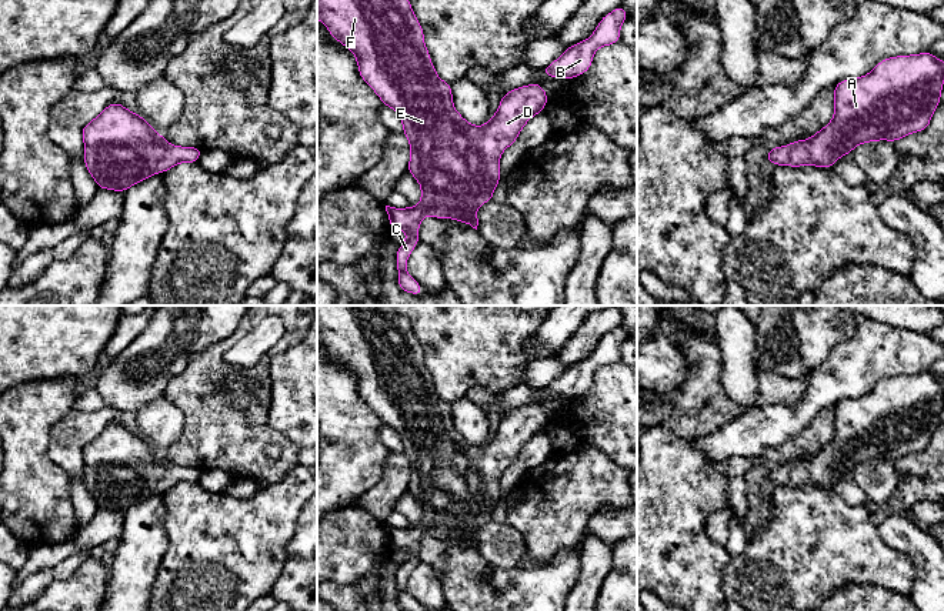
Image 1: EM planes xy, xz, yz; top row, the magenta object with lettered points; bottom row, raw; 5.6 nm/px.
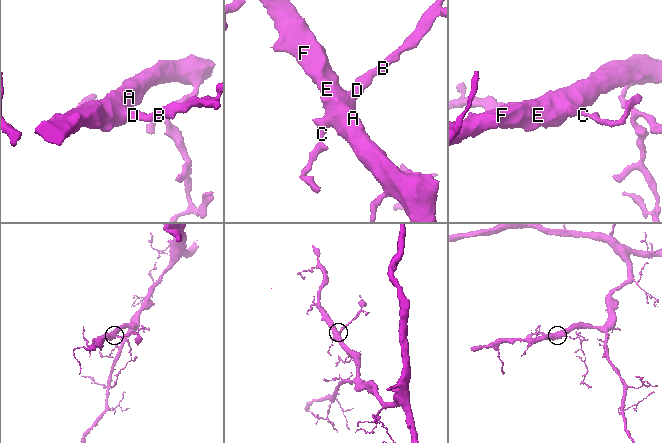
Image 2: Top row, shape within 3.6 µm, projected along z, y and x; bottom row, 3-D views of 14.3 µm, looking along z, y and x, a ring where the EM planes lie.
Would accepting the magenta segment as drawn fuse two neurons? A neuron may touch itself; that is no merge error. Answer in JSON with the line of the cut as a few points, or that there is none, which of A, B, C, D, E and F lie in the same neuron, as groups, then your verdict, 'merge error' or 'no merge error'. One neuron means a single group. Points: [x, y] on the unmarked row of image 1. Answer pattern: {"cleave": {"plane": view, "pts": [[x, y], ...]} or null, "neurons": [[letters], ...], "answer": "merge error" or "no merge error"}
{"cleave": null, "neurons": [["A", "B", "C", "D", "E", "F"]], "answer": "no merge error"}

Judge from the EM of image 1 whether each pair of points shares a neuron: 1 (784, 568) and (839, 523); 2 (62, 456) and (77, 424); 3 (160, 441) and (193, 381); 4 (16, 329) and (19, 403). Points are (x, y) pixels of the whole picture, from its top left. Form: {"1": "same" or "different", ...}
{"1": "same", "2": "same", "3": "different", "4": "different"}

